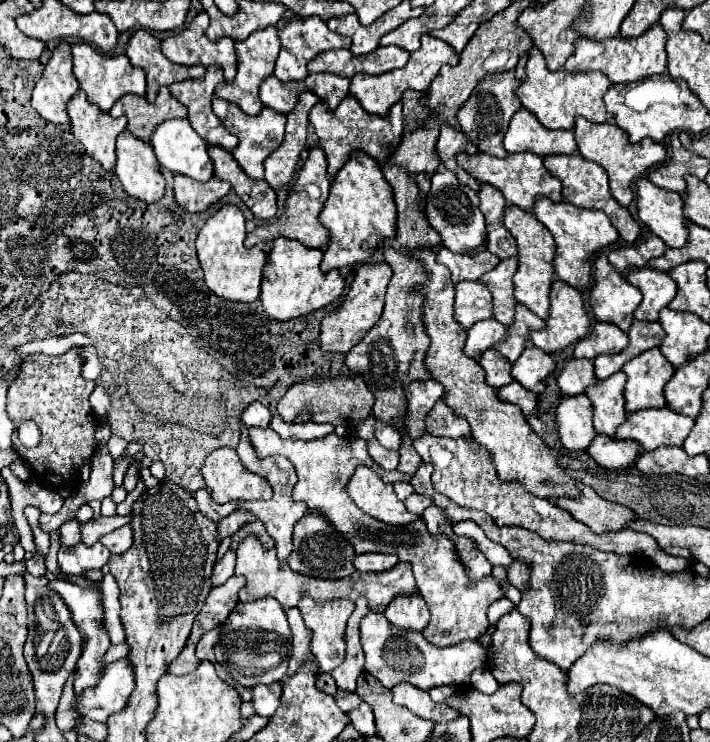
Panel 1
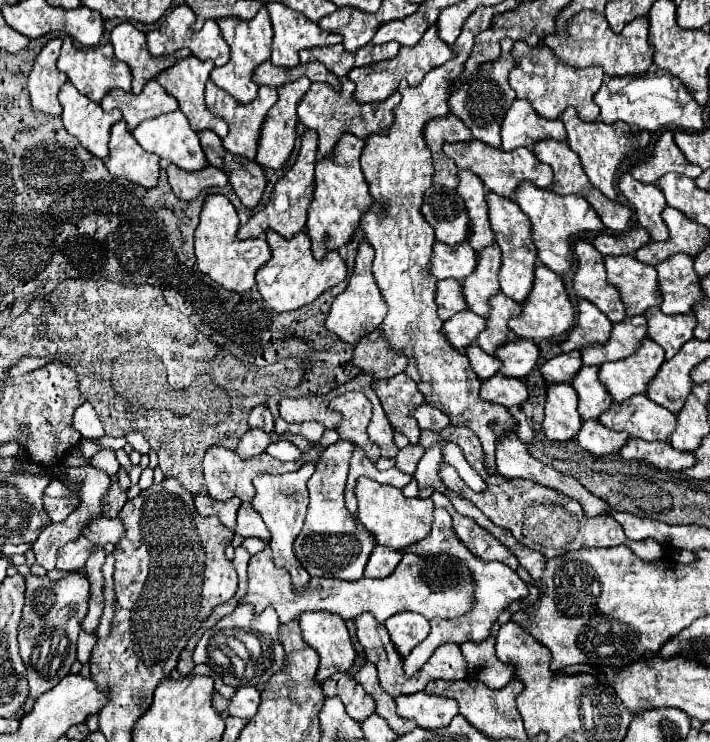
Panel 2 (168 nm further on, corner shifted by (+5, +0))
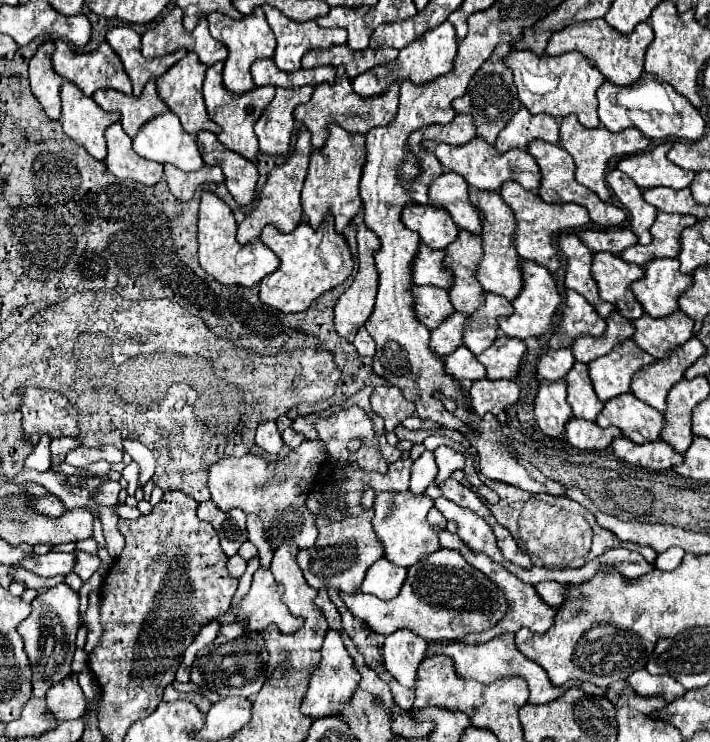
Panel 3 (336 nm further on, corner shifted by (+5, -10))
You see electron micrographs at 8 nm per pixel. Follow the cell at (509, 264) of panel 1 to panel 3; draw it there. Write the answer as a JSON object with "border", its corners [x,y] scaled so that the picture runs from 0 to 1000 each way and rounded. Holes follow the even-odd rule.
{"border":[[[646,310],[641,326],[627,334],[624,358],[638,367],[638,385],[632,391],[632,404],[644,420],[666,423],[680,407],[680,388],[669,380],[669,353],[675,353],[675,318],[658,310]]]}

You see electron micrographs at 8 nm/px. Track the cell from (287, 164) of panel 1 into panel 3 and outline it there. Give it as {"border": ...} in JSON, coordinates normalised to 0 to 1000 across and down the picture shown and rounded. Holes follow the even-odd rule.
{"border":[[[441,116],[427,119],[390,119],[387,132],[370,148],[359,164],[359,181],[365,186],[365,202],[387,210],[407,202],[407,189],[413,178],[413,148],[438,132]]]}

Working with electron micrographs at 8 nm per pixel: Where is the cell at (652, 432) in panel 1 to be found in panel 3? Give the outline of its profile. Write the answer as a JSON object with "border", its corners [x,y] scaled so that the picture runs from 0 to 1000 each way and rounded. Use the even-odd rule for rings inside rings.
{"border":[[[886,528],[855,539],[838,569],[846,577],[872,574],[877,588],[883,588],[894,598],[908,598],[928,593],[934,577],[934,558]]]}

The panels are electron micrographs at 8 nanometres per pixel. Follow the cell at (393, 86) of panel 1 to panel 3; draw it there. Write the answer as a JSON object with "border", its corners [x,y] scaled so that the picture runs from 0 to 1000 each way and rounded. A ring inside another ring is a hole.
{"border":[[[624,30],[618,38],[601,40],[601,46],[596,46],[587,57],[579,57],[576,62],[570,62],[568,67],[562,67],[562,75],[539,89],[528,89],[523,94],[517,94],[514,100],[497,105],[497,119],[503,121],[506,129],[520,132],[528,127],[537,127],[545,121],[548,113],[554,111],[568,111],[568,108],[579,108],[585,113],[599,113],[607,111],[610,105],[618,105],[624,100],[630,100],[638,89],[638,81],[644,75],[644,49],[641,49],[641,38],[635,30]]]}

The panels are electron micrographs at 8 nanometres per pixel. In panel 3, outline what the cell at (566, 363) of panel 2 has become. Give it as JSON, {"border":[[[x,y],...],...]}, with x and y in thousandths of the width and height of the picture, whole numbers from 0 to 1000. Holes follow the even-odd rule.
{"border":[[[773,469],[756,488],[756,504],[762,509],[776,509],[776,512],[787,512],[796,509],[799,499],[804,499],[810,482],[804,477],[804,469],[787,469],[779,472]]]}

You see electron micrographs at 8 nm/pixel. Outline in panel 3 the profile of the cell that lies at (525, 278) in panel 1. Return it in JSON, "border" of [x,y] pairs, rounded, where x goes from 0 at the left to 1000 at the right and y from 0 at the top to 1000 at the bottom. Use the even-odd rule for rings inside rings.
{"border":[[[661,253],[661,267],[677,291],[677,305],[680,305],[677,310],[680,348],[672,356],[669,375],[675,377],[683,394],[694,394],[694,396],[711,399],[714,404],[723,404],[725,396],[731,396],[731,388],[737,385],[737,380],[731,369],[731,345],[720,326],[720,313],[725,313],[725,296],[720,294],[720,280],[703,267],[700,259],[692,259],[692,256]]]}

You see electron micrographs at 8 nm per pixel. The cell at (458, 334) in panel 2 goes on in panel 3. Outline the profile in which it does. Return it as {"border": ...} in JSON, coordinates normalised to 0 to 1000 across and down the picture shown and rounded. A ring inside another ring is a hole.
{"border":[[[649,420],[630,426],[613,445],[607,445],[604,469],[618,480],[635,477],[632,472],[641,472],[641,466],[652,464],[652,434],[658,434],[658,426]]]}

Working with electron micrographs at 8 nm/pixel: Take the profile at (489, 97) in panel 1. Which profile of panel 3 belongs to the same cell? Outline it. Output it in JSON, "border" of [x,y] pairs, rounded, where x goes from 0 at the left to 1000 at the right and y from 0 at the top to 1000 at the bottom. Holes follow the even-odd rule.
{"border":[[[703,59],[692,78],[669,97],[663,105],[655,129],[638,135],[638,146],[644,154],[663,154],[669,159],[672,181],[680,183],[689,194],[697,191],[700,181],[711,173],[711,167],[720,162],[720,156],[734,146],[734,137],[728,132],[728,119],[723,113],[723,97],[708,86],[708,75],[720,67],[717,59]]]}

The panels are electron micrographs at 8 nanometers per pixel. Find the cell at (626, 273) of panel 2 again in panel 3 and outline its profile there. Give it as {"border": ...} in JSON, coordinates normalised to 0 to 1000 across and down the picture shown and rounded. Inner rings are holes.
{"border":[[[841,340],[835,342],[832,372],[844,385],[844,396],[852,407],[861,407],[875,426],[894,431],[906,423],[906,415],[889,394],[889,380],[906,372],[906,361],[897,356],[883,356],[866,342]]]}

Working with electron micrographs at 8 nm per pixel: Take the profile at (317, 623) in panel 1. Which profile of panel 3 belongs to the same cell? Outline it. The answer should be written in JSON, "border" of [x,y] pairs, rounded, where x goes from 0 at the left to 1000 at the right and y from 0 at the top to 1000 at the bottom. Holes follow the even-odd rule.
{"border":[[[463,849],[461,857],[458,857],[458,865],[455,865],[455,873],[452,873],[452,892],[449,892],[449,898],[438,908],[435,930],[432,930],[430,941],[427,941],[424,960],[430,965],[435,965],[438,970],[463,968],[463,965],[483,968],[480,960],[486,957],[486,949],[492,949],[503,922],[506,922],[506,906],[500,903],[497,889],[489,881],[480,857],[475,852],[469,852],[469,849]]]}

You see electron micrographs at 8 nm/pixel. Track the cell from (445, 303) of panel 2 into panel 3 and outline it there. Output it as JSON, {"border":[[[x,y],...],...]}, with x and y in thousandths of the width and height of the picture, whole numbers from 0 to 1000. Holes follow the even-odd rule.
{"border":[[[579,385],[579,396],[585,402],[582,418],[590,434],[596,434],[604,445],[615,439],[618,431],[630,429],[641,420],[630,402],[630,391],[607,388],[607,385]]]}

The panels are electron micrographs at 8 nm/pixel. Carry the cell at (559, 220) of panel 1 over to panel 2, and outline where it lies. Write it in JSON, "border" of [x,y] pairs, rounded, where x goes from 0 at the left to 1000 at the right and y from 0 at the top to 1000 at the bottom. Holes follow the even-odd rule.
{"border":[[[737,245],[737,248],[731,248],[731,253],[725,259],[725,272],[745,291],[745,296],[751,302],[751,323],[756,332],[756,348],[762,350],[762,356],[768,356],[782,369],[796,369],[807,358],[810,318],[815,318],[821,313],[844,315],[852,307],[849,299],[844,296],[844,291],[838,288],[838,283],[832,280],[832,275],[827,275],[815,264],[787,264],[782,259],[773,259],[773,256],[756,253],[745,245]]]}

